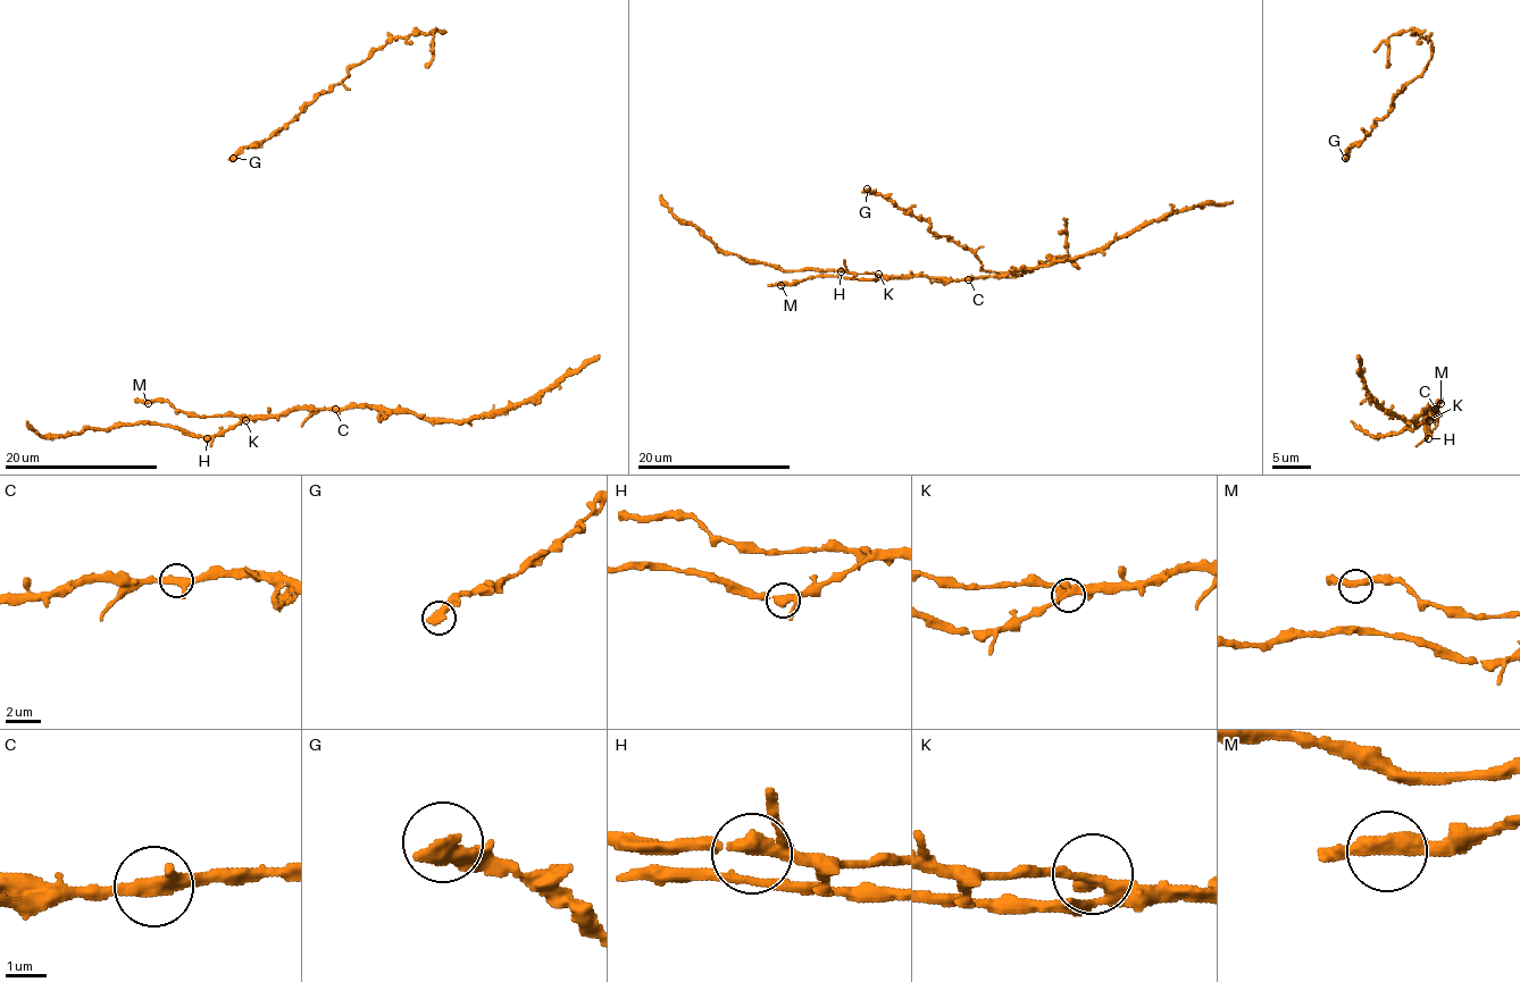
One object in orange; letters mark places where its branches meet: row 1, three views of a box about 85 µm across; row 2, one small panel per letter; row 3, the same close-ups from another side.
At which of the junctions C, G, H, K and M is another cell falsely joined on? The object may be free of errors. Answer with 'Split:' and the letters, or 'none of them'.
Split: none of them

